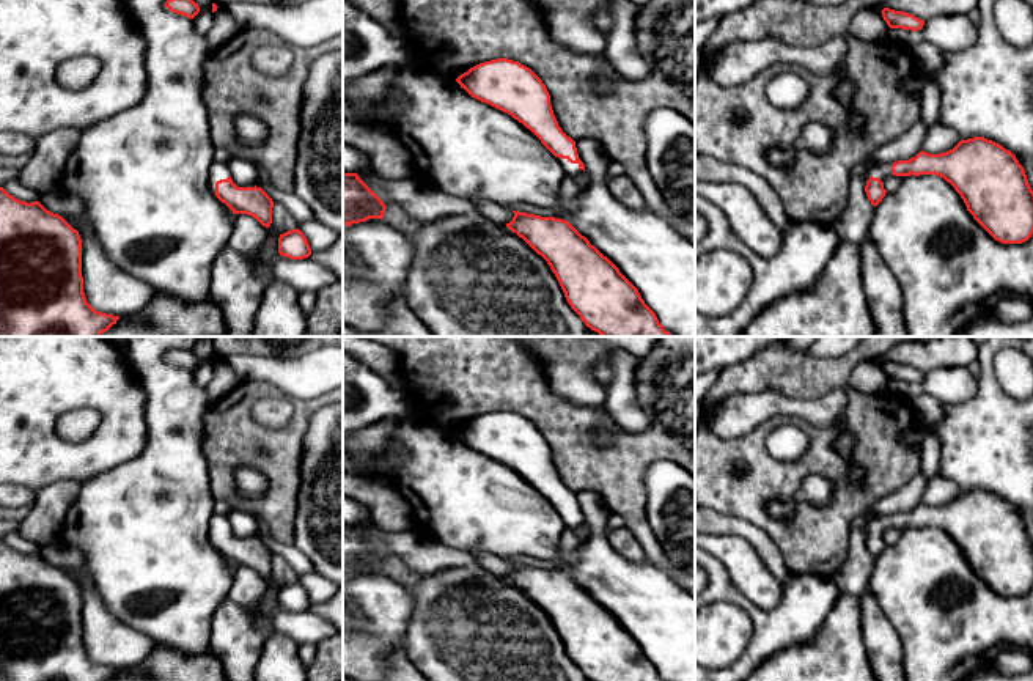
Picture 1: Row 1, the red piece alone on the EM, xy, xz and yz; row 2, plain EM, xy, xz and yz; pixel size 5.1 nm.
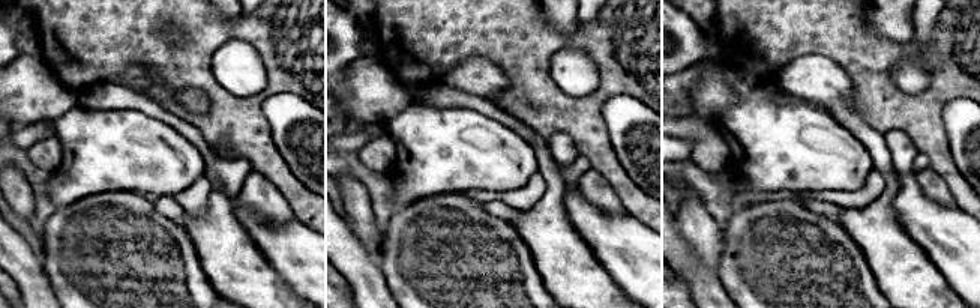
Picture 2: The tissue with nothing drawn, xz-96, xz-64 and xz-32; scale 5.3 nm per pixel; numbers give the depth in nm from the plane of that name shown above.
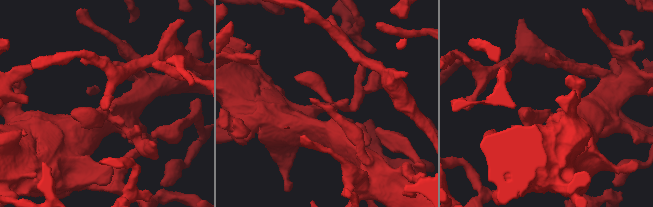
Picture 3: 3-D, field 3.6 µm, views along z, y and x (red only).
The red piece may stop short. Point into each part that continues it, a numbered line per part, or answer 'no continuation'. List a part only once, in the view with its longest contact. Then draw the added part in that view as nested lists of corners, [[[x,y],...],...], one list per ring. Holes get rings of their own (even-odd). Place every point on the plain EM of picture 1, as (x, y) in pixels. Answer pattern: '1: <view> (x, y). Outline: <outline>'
1: xz (573, 522). Outline: [[[561,510],[557,511],[561,516],[566,528],[577,530],[583,525],[583,522],[579,521],[579,516],[571,516],[568,511],[561,511]]]

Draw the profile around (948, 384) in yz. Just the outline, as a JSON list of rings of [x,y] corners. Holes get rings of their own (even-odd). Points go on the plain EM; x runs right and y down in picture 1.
[[[942,366],[925,373],[921,382],[888,381],[887,390],[914,401],[928,393],[943,404],[959,404],[976,395],[976,377],[969,366]]]

